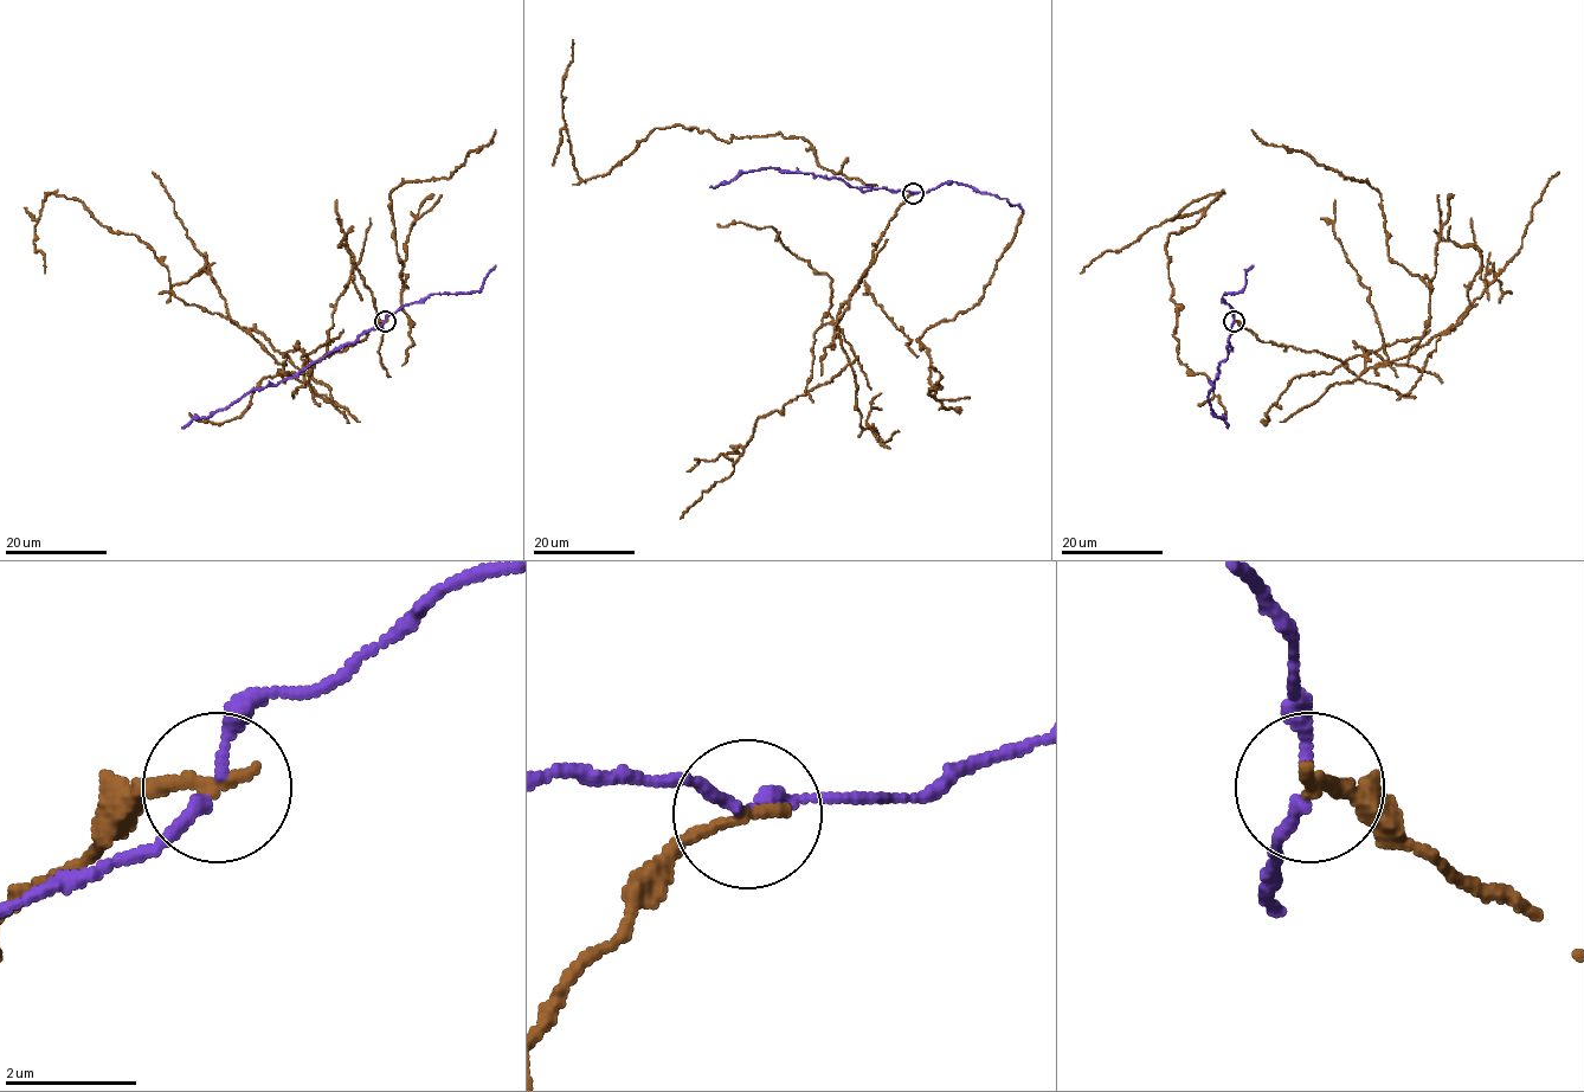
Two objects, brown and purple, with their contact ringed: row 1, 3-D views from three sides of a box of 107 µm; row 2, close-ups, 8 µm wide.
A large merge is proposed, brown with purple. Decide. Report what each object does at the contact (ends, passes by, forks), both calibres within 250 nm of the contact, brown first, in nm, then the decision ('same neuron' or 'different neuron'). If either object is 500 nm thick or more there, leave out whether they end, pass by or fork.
brown ends there; purple passes by; 240 nm thick on the brown side, 170 nm on the other; different neuron

